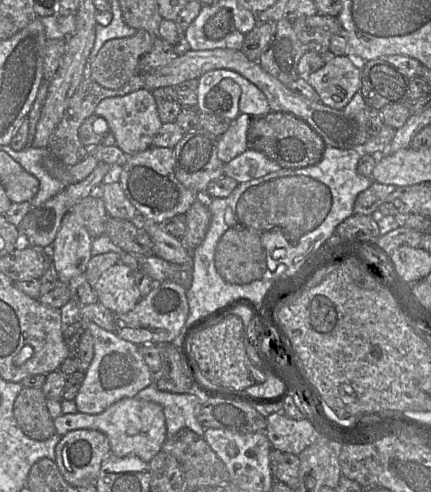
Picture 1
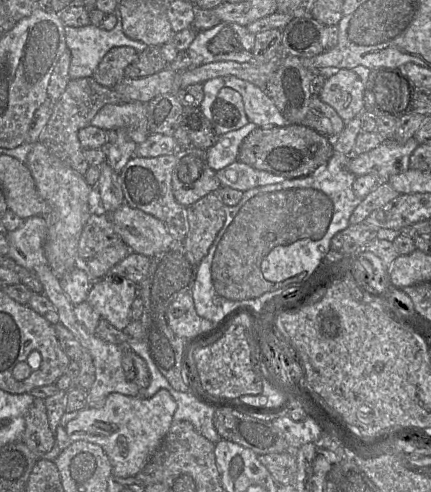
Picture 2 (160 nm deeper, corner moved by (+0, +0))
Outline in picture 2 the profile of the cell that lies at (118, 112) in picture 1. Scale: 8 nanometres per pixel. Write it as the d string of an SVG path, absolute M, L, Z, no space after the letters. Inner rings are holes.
M138 101L103 106L90 125L109 130L125 130L137 144L143 143L149 136L147 105Z

